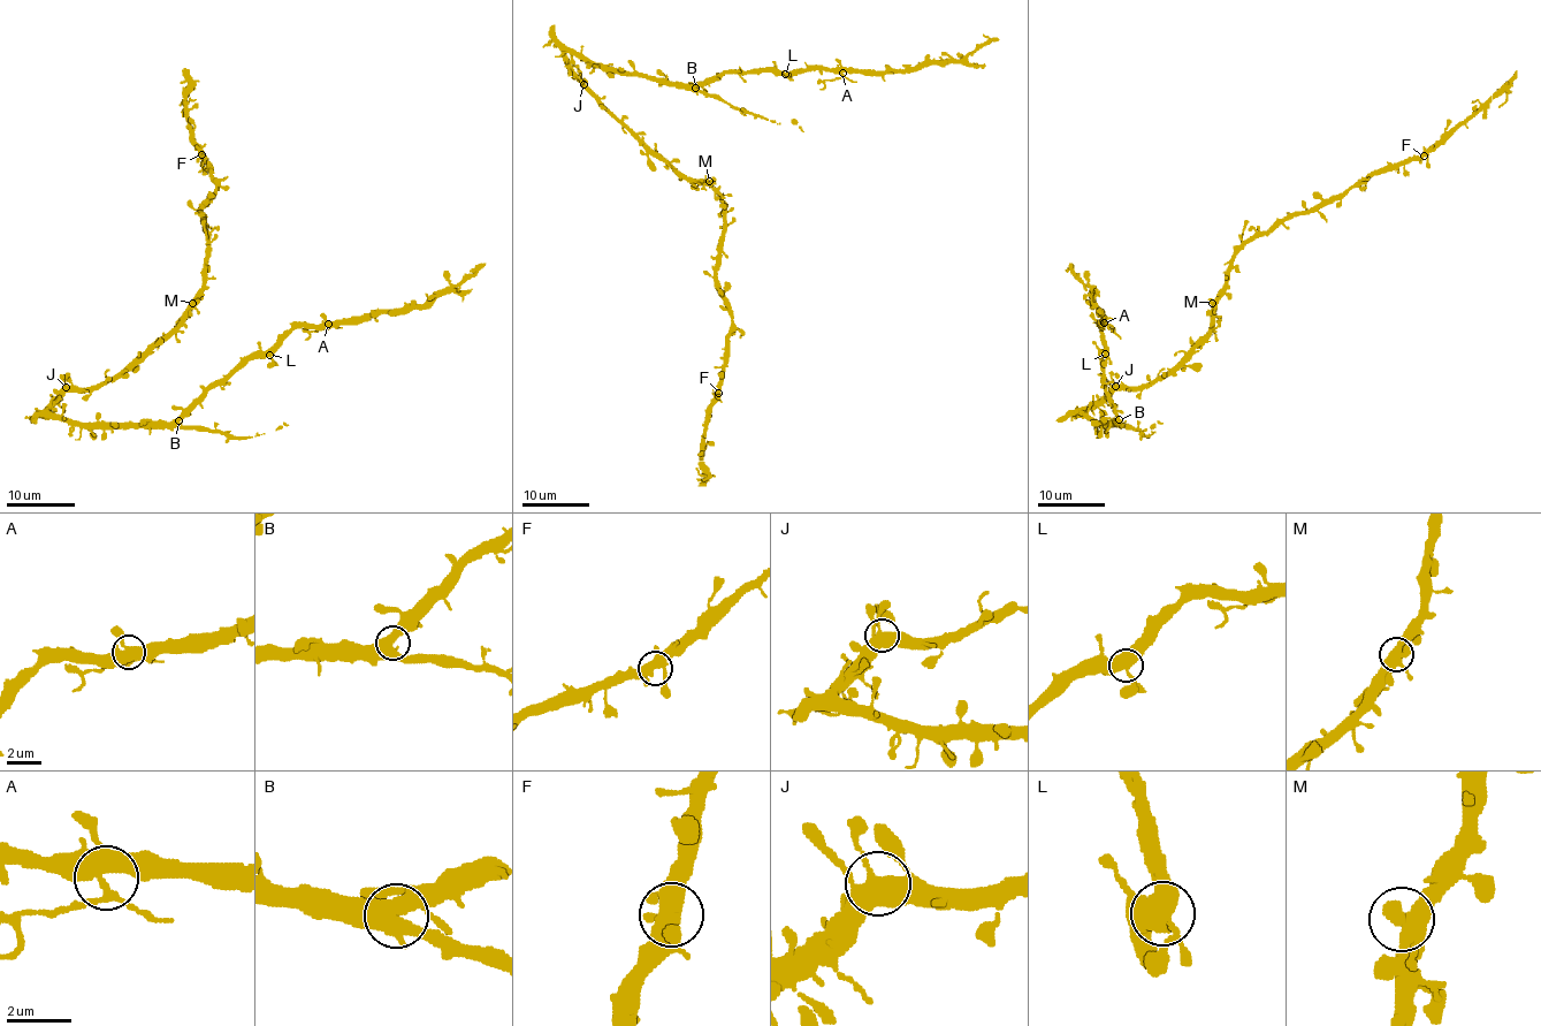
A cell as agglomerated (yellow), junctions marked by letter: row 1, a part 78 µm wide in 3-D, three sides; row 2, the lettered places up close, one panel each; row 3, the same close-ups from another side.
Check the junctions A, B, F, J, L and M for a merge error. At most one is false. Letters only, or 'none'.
none

